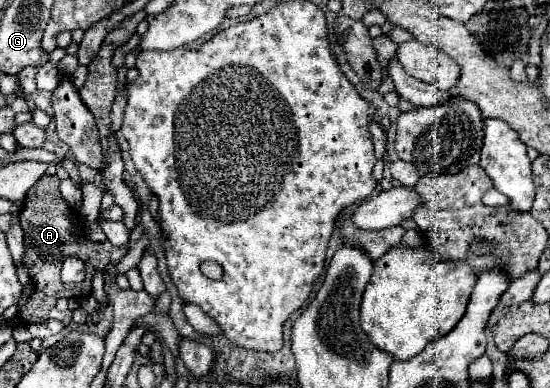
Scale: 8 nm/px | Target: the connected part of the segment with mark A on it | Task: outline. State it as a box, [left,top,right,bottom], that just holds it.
[17,176,127,324]

